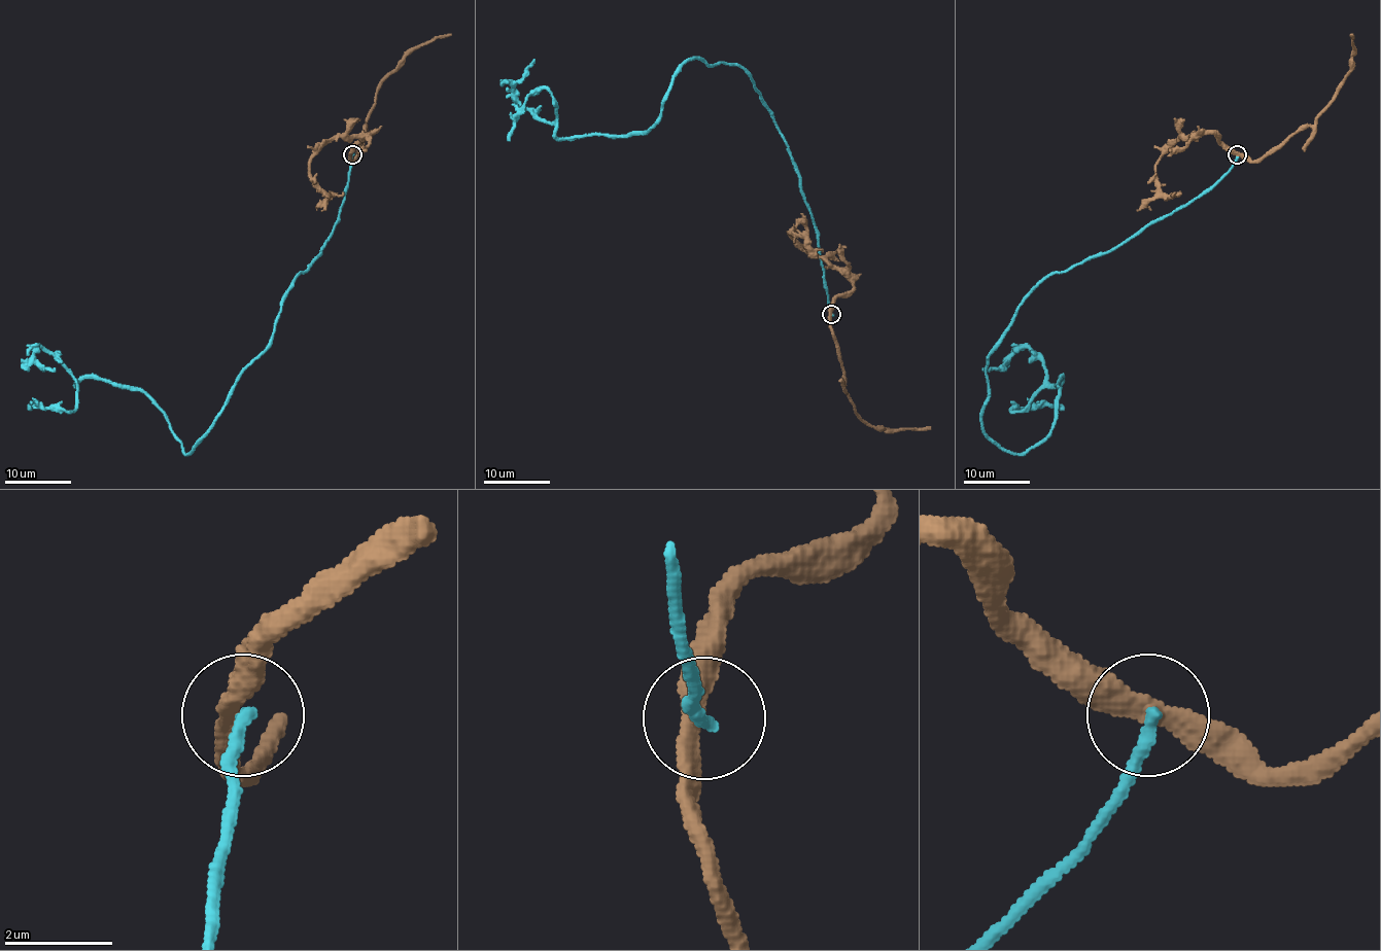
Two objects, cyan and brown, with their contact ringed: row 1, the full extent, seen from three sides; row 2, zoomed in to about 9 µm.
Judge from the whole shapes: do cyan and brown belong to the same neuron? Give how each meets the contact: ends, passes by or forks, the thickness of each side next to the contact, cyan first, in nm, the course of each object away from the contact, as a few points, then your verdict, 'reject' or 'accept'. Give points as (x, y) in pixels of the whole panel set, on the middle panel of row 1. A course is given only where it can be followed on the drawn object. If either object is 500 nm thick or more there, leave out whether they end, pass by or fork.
cyan ends; brown passes by; calibres 240 and 380 nm; course cyan (831, 314), (796, 165), (738, 65), (688, 59), (662, 115), (622, 135), (560, 138), (536, 89), (508, 140); course brown (831, 314), (844, 390), (856, 414), (874, 427), (931, 427); reject

